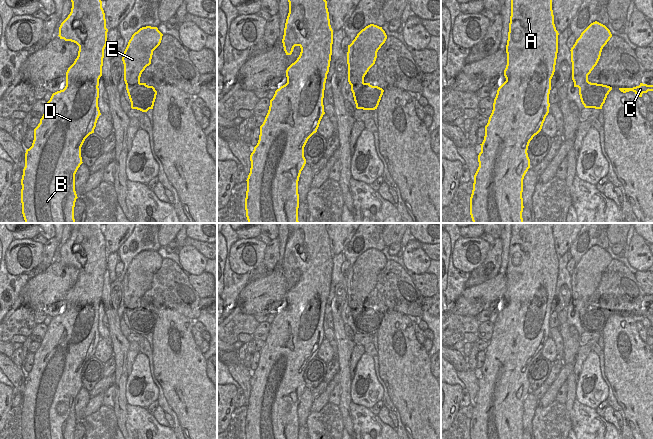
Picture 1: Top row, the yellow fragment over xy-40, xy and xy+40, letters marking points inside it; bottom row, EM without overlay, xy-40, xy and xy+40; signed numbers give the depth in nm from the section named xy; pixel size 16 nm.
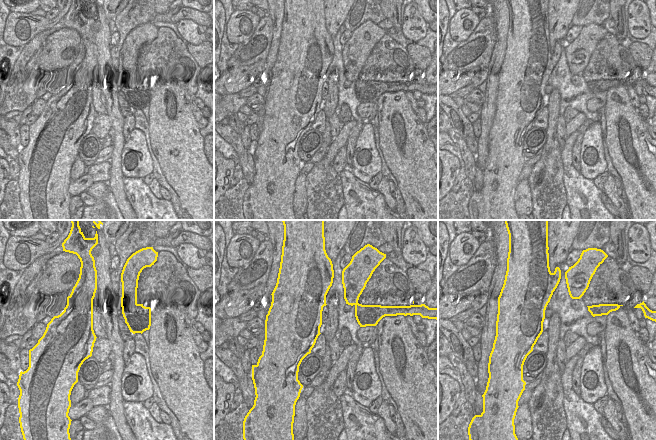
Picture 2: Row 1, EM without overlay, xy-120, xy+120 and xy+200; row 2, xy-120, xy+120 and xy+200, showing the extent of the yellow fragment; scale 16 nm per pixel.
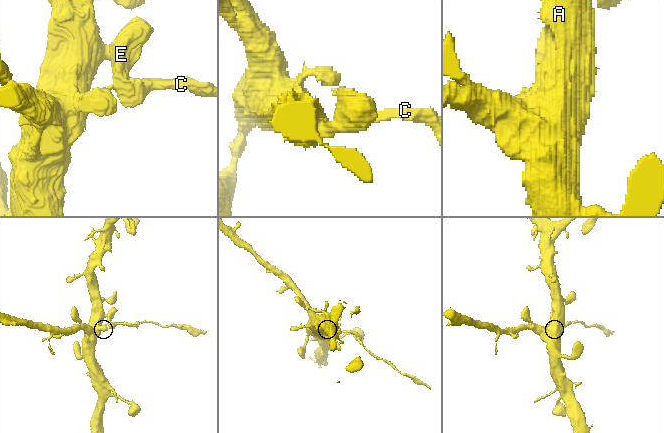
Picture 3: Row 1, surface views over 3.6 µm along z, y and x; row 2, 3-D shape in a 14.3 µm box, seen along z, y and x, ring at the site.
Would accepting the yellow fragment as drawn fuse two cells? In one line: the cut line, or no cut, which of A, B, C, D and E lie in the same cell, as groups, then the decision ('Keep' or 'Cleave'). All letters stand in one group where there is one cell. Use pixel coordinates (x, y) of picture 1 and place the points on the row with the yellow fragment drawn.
Split along xy-40 (125, 81), (127, 83), (139, 83). Groups: A B D E / C. Cleave.

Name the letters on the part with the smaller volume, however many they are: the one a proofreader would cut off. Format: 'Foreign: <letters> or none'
Foreign: C

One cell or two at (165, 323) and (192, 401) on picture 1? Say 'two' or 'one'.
one

